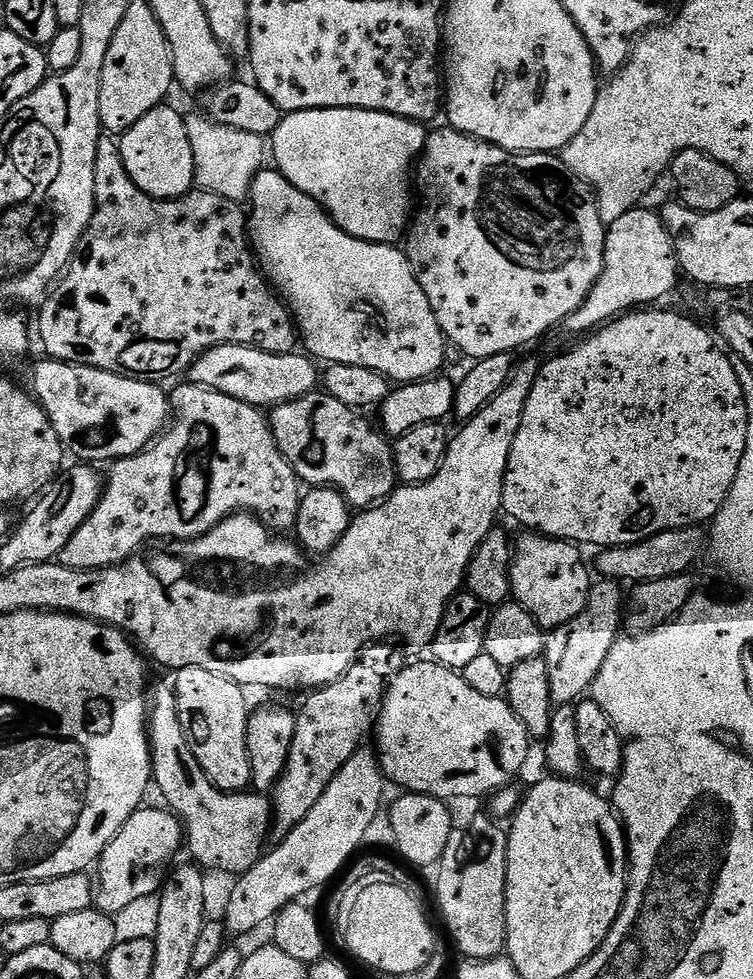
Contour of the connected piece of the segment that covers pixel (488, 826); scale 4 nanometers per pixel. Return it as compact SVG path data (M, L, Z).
M487 819L488 820L476 820L469 828L457 827L455 831L453 831L450 842L446 846L446 850L440 859L438 865L440 877L436 880L436 900L440 903L440 912L444 915L445 922L448 923L448 932L452 935L452 940L456 943L457 950L464 955L464 958L472 962L497 959L497 957L505 951L508 942L506 938L506 862L508 861L508 834L495 819Z

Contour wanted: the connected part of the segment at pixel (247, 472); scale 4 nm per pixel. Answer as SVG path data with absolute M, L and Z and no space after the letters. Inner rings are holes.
M185 382L181 388L171 389L170 399L174 419L143 452L139 452L137 456L127 456L124 460L117 460L111 465L112 473L107 473L103 497L98 502L95 510L88 515L86 522L82 522L82 526L78 526L78 534L74 534L74 538L70 538L70 542L66 542L66 546L61 550L58 557L59 563L74 570L109 568L137 555L149 542L193 540L202 534L206 534L214 526L218 526L227 516L235 516L237 514L254 514L257 520L261 520L263 524L268 525L269 529L275 530L280 534L287 533L284 532L287 528L288 531L295 529L296 515L298 514L298 506L302 495L302 481L290 466L290 462L286 462L282 450L278 450L278 442L272 433L269 417L254 404L247 404L238 398L230 398L230 394L222 394L213 388L203 388L202 385L191 382Z

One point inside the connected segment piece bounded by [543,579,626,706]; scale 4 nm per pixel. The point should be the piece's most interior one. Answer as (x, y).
(574, 652)

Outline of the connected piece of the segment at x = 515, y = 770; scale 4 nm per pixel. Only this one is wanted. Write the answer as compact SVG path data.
M410 664L401 667L392 677L374 721L374 752L385 777L404 792L417 792L445 802L472 800L475 796L488 798L498 789L509 787L528 760L530 737L507 699L478 694L459 671L442 664Z

